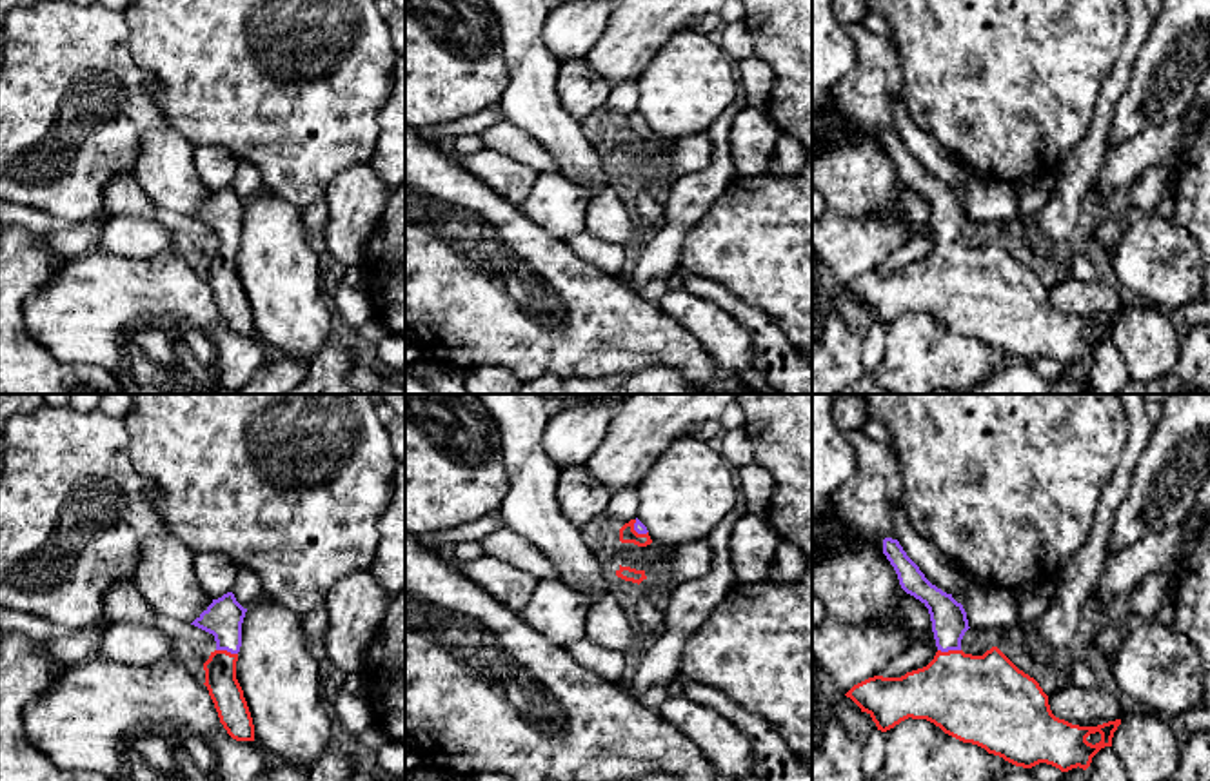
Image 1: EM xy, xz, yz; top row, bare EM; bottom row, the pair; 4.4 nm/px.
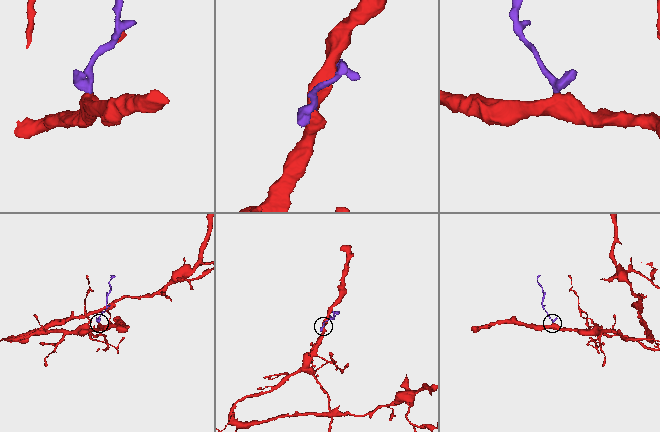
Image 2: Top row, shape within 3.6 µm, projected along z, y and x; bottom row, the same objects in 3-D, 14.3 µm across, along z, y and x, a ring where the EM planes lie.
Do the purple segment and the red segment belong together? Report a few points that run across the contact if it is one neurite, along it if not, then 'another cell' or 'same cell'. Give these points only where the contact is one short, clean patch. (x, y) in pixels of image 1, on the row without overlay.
same cell

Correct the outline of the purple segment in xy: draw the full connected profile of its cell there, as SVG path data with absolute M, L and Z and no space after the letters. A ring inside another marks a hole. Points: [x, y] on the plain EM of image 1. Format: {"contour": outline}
{"contour": "M233 185L223 187L191 216L214 229L216 243L203 256L205 280L220 316L236 334L254 334L254 318L236 272L236 254L242 240L243 202Z"}

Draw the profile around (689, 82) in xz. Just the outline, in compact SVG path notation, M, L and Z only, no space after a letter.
M699 31L672 33L638 76L638 113L652 138L703 134L741 94L736 64Z

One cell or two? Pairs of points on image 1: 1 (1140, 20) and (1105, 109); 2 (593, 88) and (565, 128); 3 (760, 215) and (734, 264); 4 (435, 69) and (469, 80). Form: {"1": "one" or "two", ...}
{"1": "one", "2": "two", "3": "one", "4": "one"}

